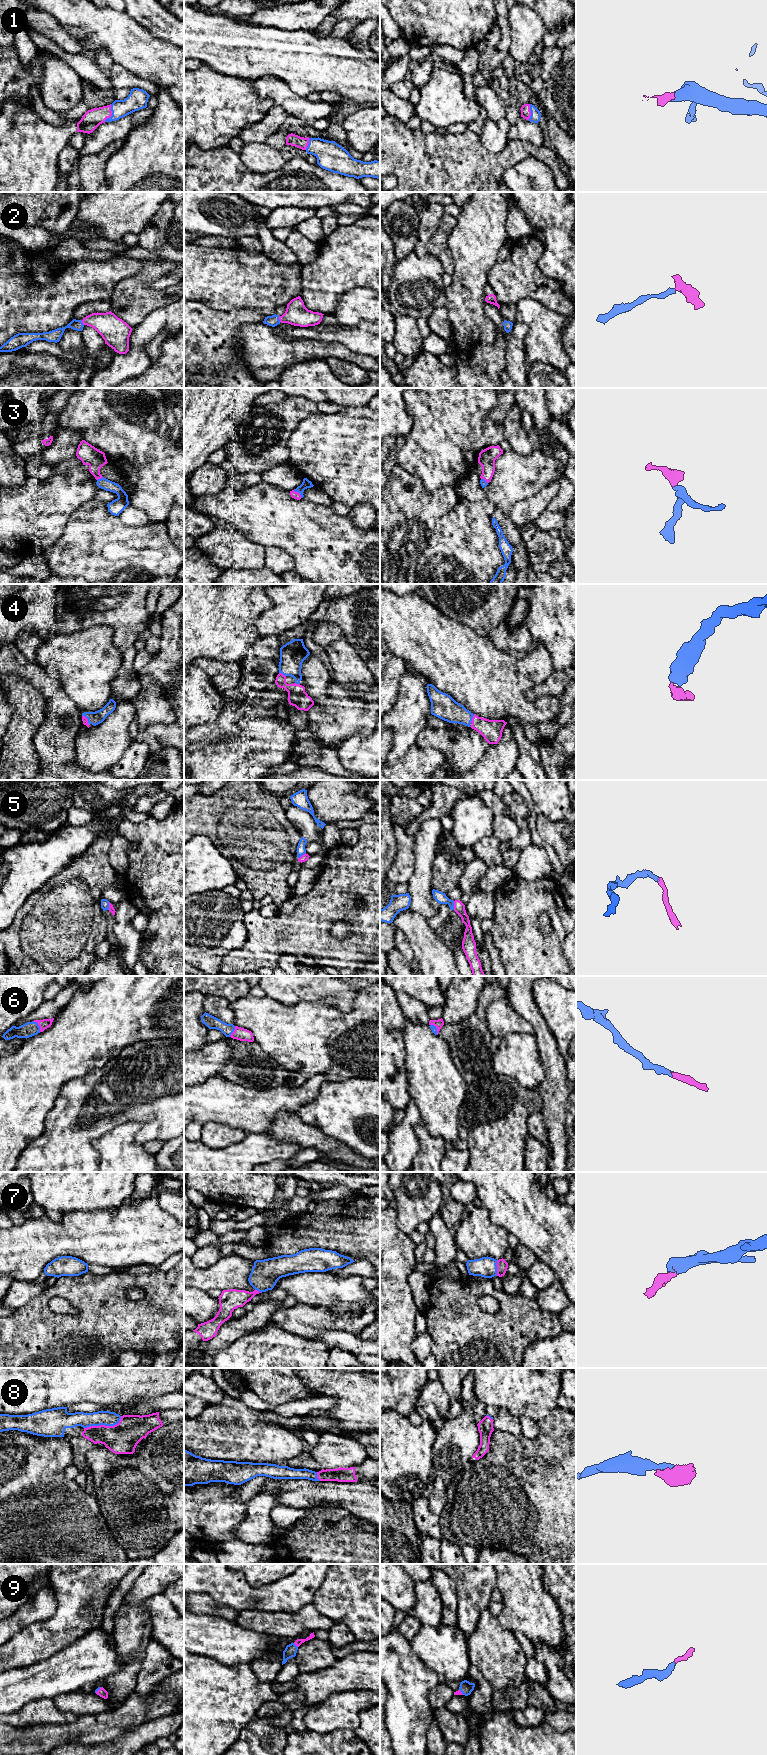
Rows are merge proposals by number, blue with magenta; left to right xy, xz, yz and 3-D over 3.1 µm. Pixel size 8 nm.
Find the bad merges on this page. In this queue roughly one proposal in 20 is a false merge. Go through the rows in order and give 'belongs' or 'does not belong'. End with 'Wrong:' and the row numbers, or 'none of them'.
1: belongs
2: belongs
3: belongs
4: belongs
5: belongs
6: belongs
7: belongs
8: belongs
9: belongs
Wrong: none of them

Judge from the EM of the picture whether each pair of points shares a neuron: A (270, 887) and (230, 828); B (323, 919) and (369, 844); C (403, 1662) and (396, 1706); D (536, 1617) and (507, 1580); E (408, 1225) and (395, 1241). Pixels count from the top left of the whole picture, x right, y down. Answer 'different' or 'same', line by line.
A: same
B: same
C: same
D: same
E: different

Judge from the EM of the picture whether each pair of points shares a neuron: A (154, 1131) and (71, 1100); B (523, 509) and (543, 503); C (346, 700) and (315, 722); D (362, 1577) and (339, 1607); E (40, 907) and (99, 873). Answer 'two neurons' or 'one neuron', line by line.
A: one neuron
B: one neuron
C: one neuron
D: one neuron
E: one neuron

